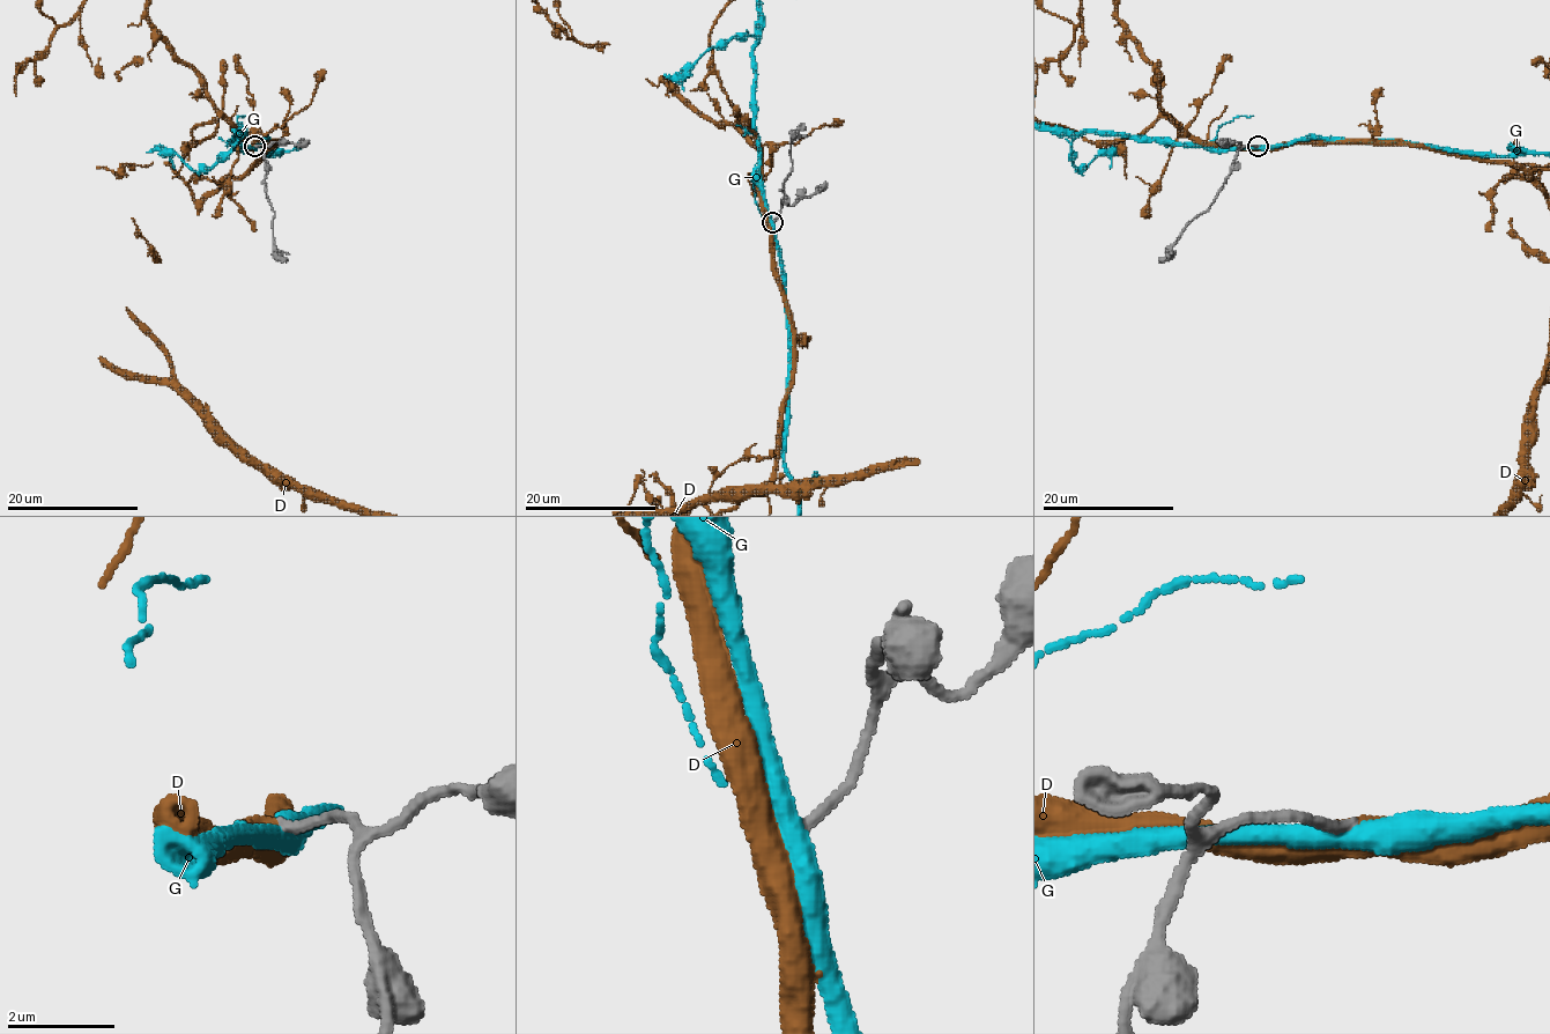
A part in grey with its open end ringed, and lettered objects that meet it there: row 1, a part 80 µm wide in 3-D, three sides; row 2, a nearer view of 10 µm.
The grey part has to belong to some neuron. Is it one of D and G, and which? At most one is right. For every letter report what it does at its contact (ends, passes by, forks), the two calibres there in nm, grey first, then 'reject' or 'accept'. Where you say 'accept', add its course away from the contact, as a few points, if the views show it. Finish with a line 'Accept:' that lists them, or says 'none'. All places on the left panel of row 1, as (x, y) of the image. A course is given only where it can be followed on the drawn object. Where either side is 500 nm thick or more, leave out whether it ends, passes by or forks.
D: calibres 180 and 500 nm; accept
G: it passes by; calibres 190 and 440 nm; reject
Accept: D

